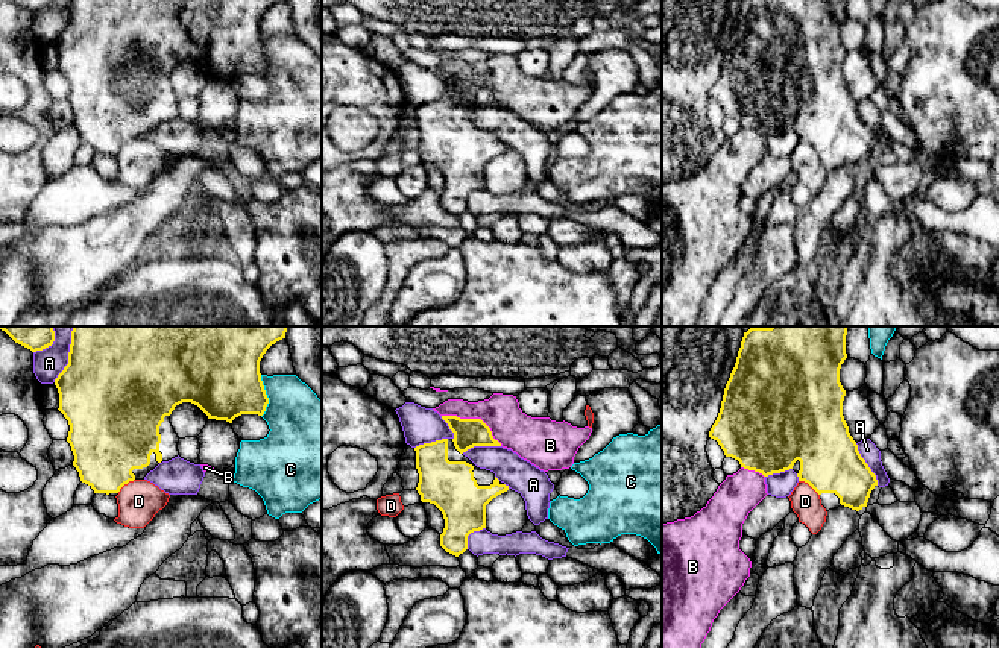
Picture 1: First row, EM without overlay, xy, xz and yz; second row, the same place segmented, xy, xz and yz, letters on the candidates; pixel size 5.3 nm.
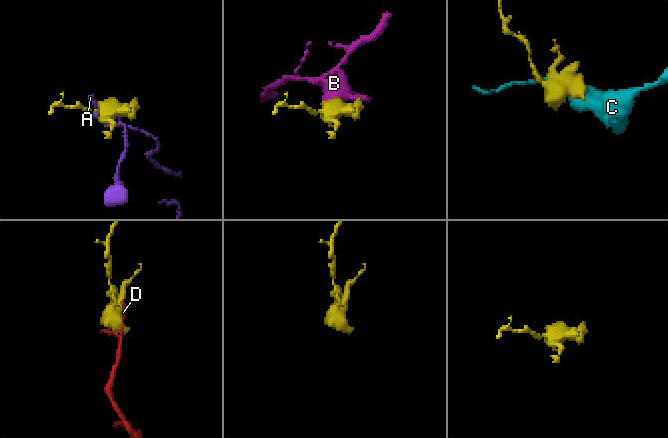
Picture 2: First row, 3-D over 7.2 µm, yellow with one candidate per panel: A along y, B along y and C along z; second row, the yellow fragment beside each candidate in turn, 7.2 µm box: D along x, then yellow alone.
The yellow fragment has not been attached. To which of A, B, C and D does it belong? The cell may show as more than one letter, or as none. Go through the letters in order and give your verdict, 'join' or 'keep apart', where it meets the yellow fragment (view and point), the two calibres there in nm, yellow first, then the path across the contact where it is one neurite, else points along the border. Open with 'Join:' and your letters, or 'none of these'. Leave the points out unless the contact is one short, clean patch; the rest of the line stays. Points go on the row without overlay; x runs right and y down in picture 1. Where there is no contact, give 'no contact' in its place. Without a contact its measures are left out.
Join: none of these
A: keep apart; meets yellow in xy at (69, 22); 500 nm thick on the yellow side, 160 nm on the other
B: keep apart; meets yellow in xz at (474, 79); 160 nm thick on the yellow side, 200 nm on the other
C: keep apart; meets yellow in xy at (266, 56); 400 nm thick on the yellow side, 340 nm on the other
D: keep apart; meets yellow in yz at (809, 144); 320 nm thick on the yellow side, 160 nm on the other

